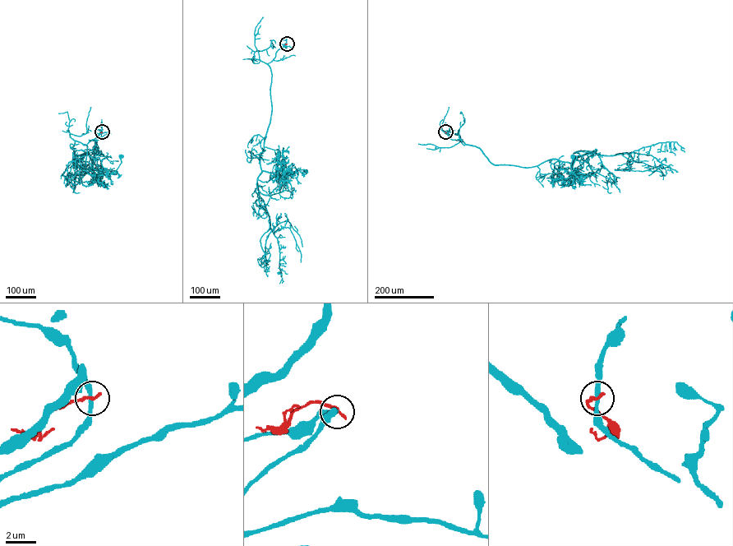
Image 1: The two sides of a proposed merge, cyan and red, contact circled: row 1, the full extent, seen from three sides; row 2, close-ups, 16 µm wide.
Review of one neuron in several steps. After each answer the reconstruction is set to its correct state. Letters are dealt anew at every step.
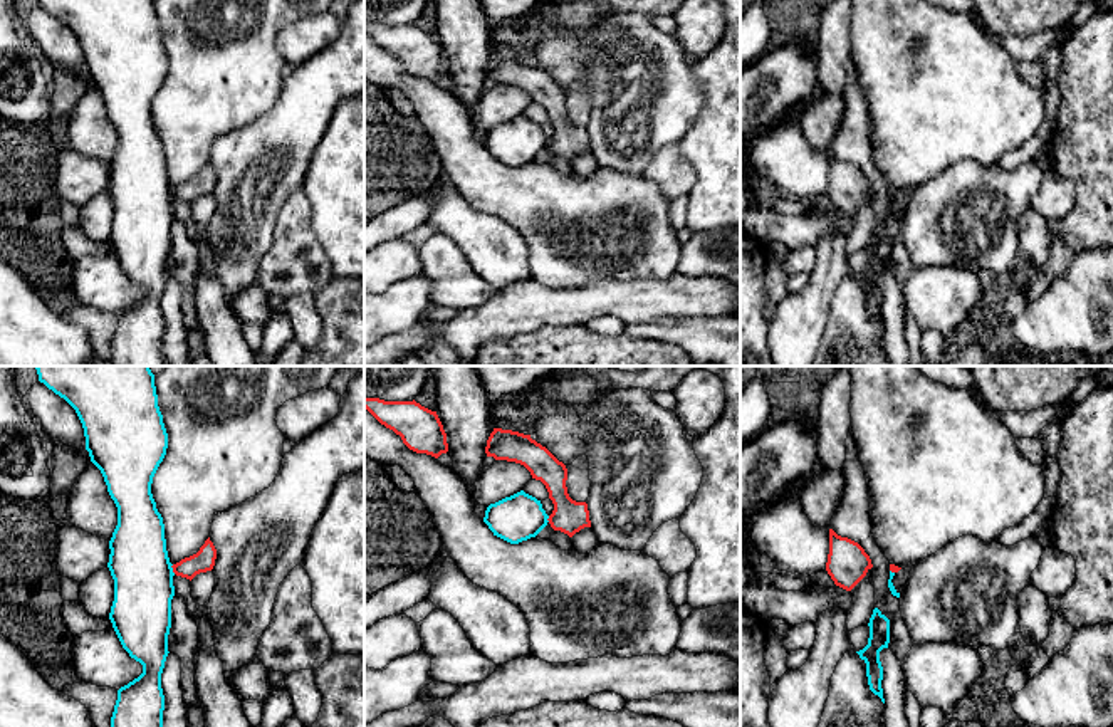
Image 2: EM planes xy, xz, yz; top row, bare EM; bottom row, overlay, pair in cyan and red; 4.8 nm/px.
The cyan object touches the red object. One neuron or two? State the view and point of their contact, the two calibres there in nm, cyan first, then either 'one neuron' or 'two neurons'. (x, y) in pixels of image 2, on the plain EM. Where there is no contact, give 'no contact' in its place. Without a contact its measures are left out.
meets cyan in xy at (172, 193); 280 nm thick on the cyan side, 100 nm on the other; two neurons

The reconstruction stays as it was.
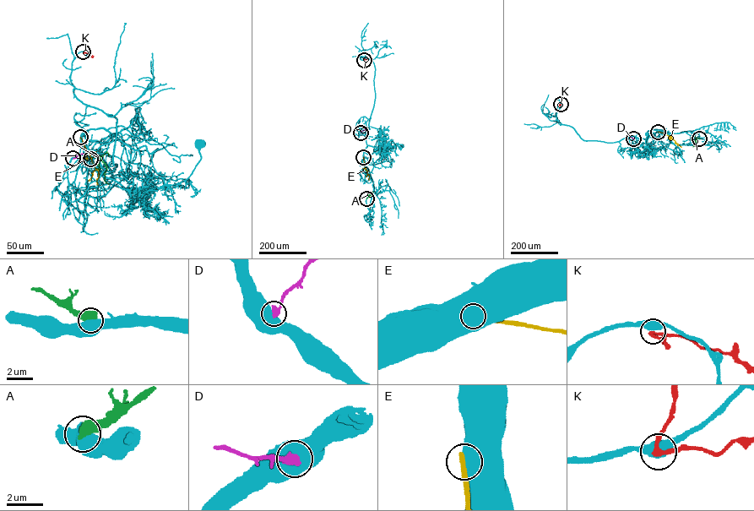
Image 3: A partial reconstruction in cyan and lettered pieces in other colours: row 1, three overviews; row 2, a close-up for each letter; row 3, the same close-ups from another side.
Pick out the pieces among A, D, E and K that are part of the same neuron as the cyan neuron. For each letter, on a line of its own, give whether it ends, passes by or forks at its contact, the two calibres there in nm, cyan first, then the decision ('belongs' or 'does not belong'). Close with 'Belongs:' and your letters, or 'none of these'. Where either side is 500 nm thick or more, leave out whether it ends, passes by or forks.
A: 700/550 nm | does not belong
D: 800/480 nm | does not belong
E: 800/320 nm | does not belong
K: 550/240 nm | does not belong
Belongs: none of these

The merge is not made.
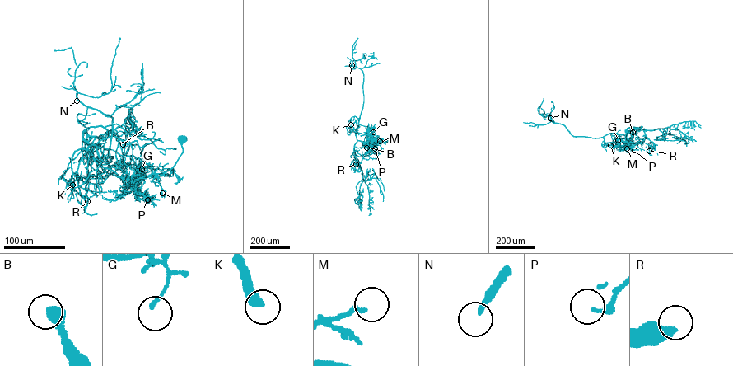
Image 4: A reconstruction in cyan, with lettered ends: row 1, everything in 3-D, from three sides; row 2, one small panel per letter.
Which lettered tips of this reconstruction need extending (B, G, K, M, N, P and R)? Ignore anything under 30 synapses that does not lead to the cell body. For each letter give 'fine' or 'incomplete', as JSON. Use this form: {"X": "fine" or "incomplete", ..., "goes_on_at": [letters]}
{"B": "fine", "G": "fine", "K": "incomplete", "M": "fine", "N": "incomplete", "P": "fine", "R": "fine", "goes_on_at": ["K", "N"]}

